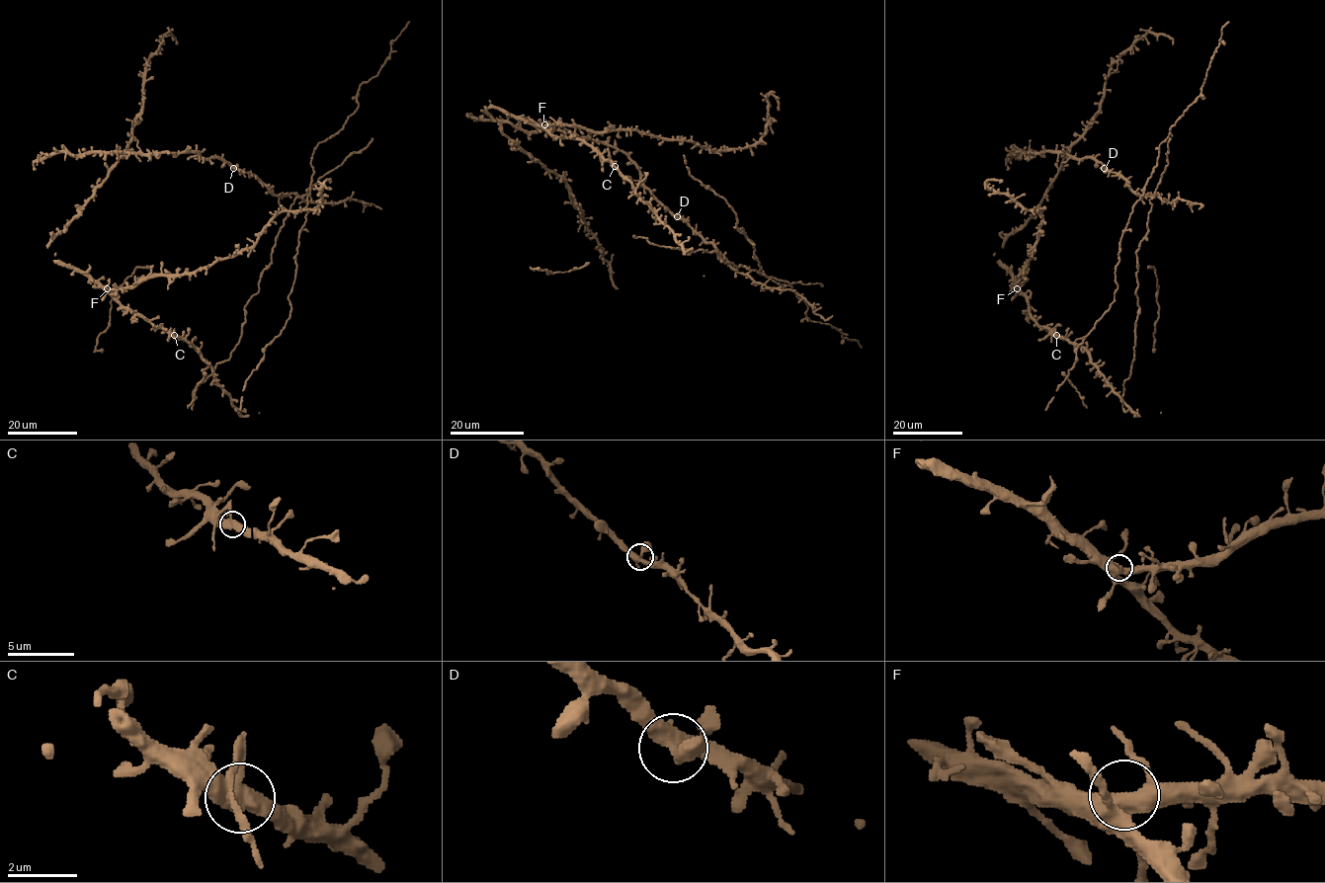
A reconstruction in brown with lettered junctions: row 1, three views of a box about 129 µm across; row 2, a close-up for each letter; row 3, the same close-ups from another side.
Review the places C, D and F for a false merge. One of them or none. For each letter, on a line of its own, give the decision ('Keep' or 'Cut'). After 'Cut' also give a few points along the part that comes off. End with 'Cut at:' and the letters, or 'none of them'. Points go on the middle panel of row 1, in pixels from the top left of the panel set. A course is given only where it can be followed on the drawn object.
C: Keep
D: Keep
F: Keep
Cut at: none of them

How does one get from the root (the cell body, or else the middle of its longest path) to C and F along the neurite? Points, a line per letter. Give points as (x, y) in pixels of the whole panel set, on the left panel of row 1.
C: (214, 384), (217, 383), (214, 372), (202, 355), (192, 345), (174, 335)
F: (214, 384), (217, 380), (213, 371), (192, 345), (122, 306), (107, 288)

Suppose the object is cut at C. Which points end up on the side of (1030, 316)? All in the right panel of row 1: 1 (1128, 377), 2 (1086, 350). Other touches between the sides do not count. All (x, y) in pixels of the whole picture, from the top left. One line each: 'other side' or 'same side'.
1: same side
2: other side

